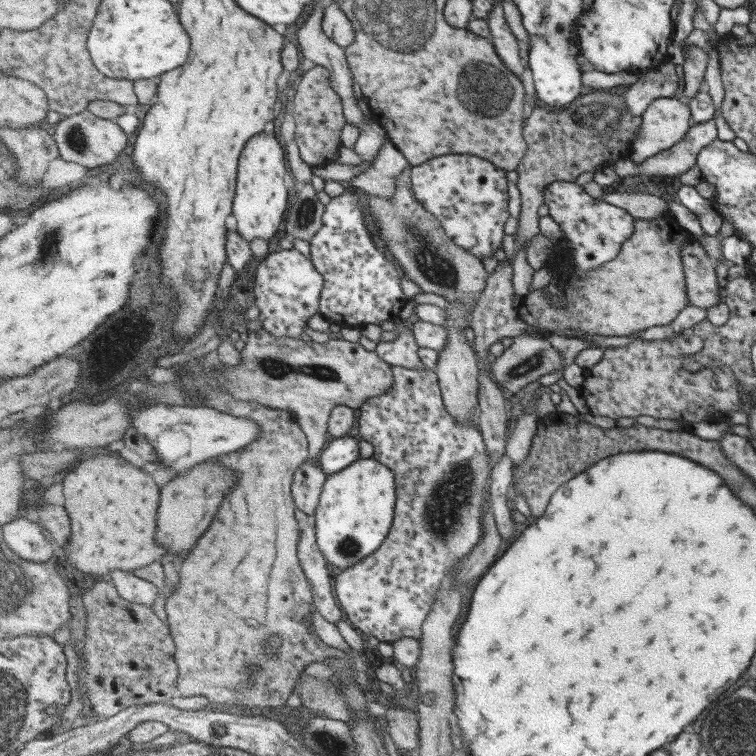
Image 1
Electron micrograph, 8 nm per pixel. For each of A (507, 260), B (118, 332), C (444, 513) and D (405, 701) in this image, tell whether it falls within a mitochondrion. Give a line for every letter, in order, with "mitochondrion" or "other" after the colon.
A: other
B: other
C: mitochondrion
D: other

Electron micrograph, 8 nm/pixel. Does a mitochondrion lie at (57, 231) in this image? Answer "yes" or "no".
yes

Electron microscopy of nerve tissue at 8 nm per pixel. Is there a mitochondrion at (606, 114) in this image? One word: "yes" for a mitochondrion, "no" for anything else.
yes

